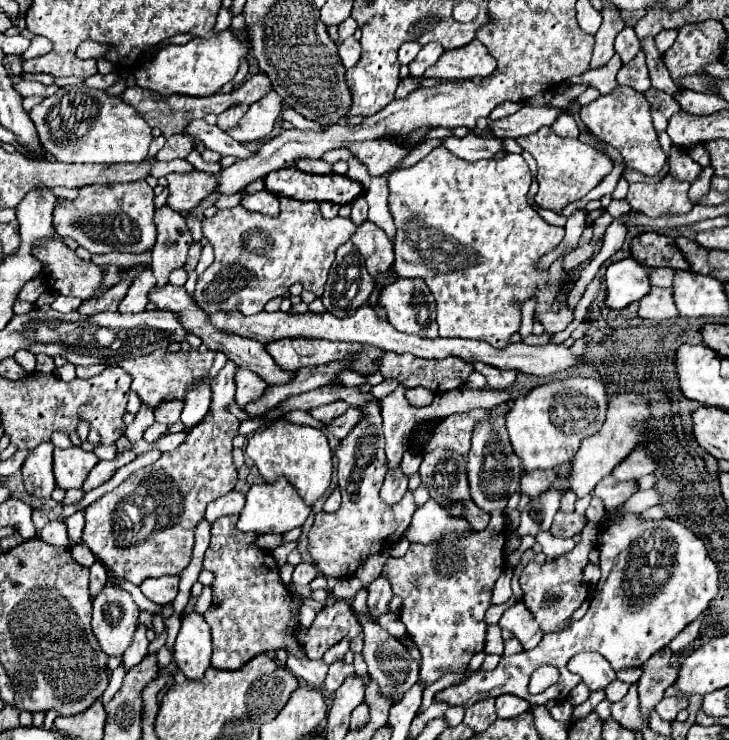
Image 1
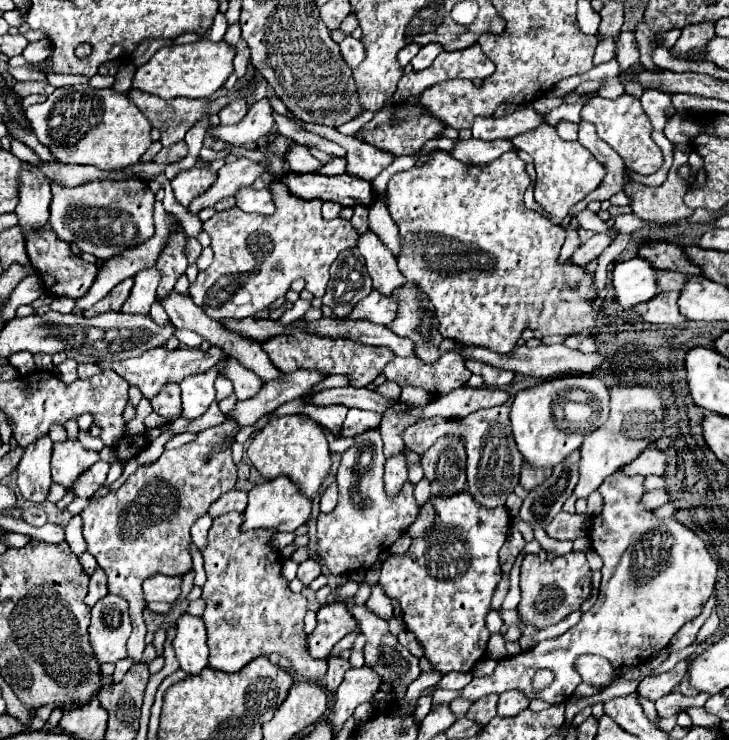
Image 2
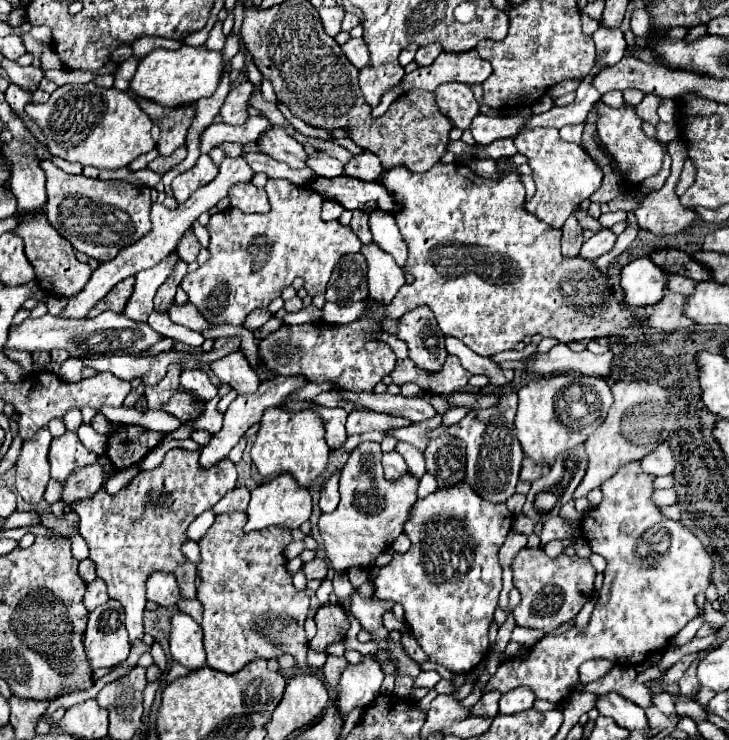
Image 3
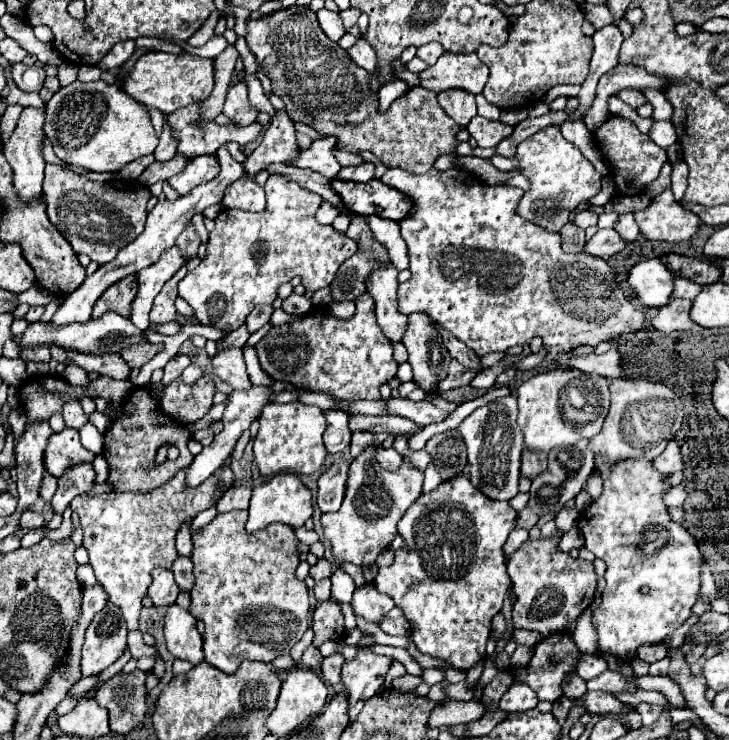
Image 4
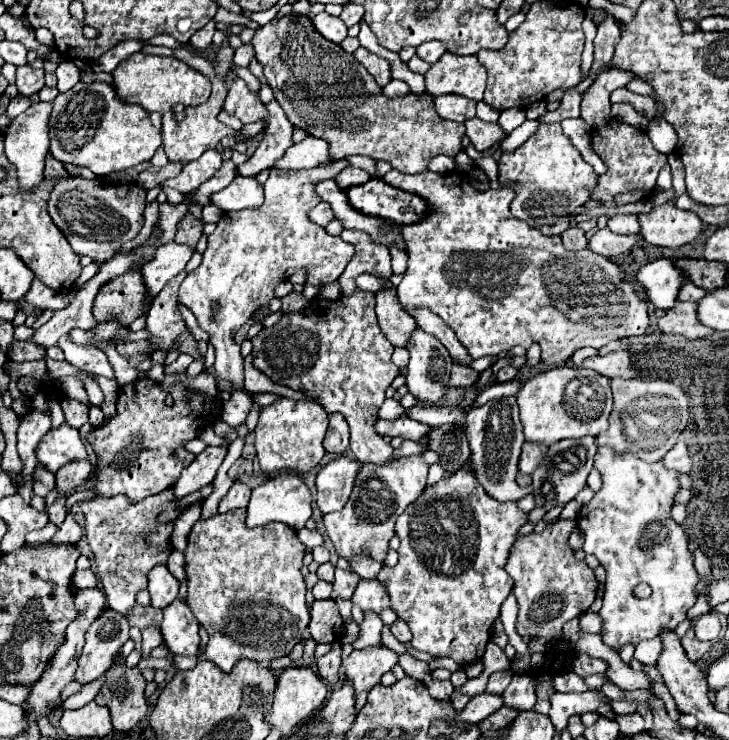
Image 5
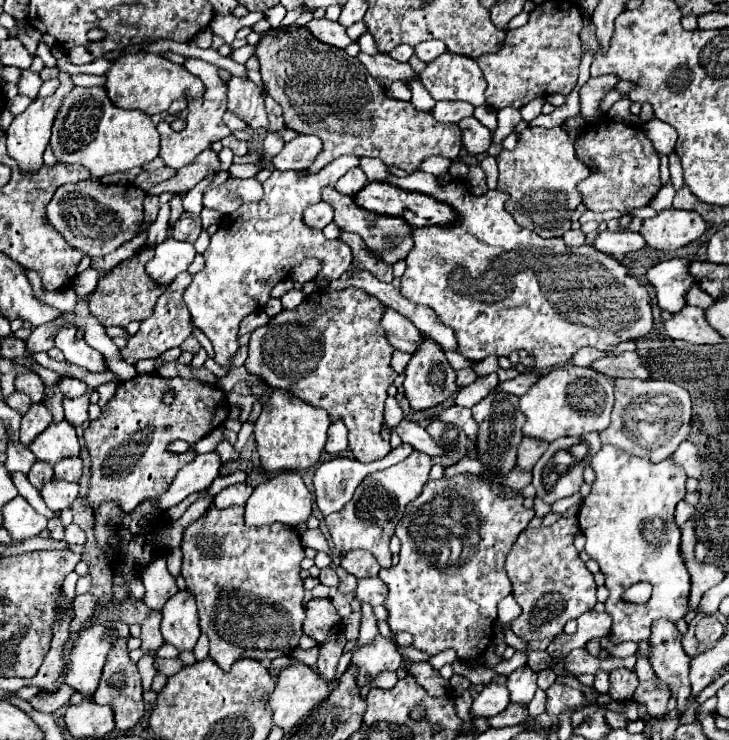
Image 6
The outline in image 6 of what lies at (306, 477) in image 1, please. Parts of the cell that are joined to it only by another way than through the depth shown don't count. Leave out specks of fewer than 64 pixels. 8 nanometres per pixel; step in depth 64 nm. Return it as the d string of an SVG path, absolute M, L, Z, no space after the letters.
M274 392L262 404L262 414L254 424L254 438L262 470L282 472L282 470L306 470L316 466L324 450L328 426L330 416L324 412L324 408L312 408L312 404L304 404L304 400L292 394Z

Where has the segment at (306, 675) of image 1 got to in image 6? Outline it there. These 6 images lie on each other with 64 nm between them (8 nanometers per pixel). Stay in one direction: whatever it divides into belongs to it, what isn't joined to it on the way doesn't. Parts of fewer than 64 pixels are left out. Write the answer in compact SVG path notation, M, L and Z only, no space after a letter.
M232 506L232 508L226 508L226 510L210 508L210 510L206 510L206 514L202 518L198 518L196 522L192 522L186 528L184 542L182 542L182 552L184 552L182 576L186 578L188 590L196 598L198 616L200 616L200 628L210 638L210 654L208 656L222 670L230 670L230 666L234 664L236 658L254 658L254 660L260 660L260 662L272 662L274 658L290 656L290 652L298 646L298 640L302 636L302 624L304 624L306 608L304 608L304 580L300 578L300 562L304 560L304 546L302 546L300 536L296 532L298 532L296 528L288 528L284 524L270 524L268 528L248 528L244 524L244 510L240 506Z

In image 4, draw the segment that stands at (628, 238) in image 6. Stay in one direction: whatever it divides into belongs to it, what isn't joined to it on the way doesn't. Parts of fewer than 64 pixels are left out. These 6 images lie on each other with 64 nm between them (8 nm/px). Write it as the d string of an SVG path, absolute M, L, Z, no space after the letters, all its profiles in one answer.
M612 228L606 230L598 230L586 244L584 244L584 252L590 256L598 256L598 258L610 258L616 252L620 252L624 248L624 242L620 238L620 234Z

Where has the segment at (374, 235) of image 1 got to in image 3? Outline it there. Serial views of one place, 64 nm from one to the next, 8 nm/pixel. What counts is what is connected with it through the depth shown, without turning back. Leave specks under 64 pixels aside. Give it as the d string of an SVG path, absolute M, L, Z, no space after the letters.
M376 242L362 244L360 252L364 254L364 258L368 262L370 298L388 304L396 296L396 292L406 284L404 270Z

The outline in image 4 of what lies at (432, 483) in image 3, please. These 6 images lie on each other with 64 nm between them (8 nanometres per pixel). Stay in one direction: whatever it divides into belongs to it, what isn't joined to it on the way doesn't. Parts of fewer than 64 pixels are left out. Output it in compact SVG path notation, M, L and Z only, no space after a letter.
M428 464L428 468L424 470L424 484L422 484L422 494L432 492L434 488L438 488L438 484L442 482L440 474L436 472L436 468L432 468L432 464Z

